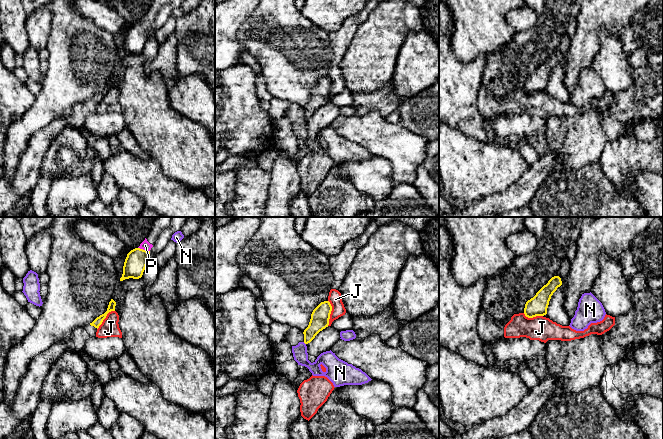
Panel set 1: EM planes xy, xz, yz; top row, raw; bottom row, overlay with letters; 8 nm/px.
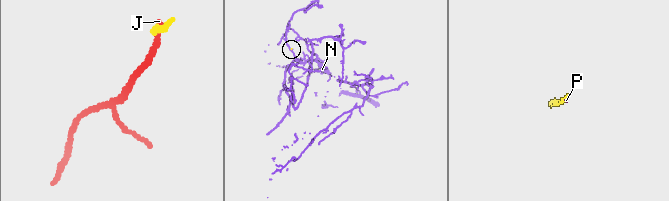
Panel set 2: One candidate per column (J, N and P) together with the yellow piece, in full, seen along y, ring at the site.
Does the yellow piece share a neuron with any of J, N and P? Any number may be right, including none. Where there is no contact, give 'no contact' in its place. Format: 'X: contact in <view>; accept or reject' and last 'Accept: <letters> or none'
J: contact in xz; reject
N: no contact; reject
P: contact in xy; accept
Accept: P

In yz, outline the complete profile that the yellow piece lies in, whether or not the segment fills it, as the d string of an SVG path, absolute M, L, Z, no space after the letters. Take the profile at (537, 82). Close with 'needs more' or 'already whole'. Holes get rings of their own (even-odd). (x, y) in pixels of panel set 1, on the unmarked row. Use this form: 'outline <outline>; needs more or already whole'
outline M559 52L552 53L533 74L526 78L524 84L525 92L528 94L533 94L536 92L546 91L551 72L561 61L562 57Z; already whole

